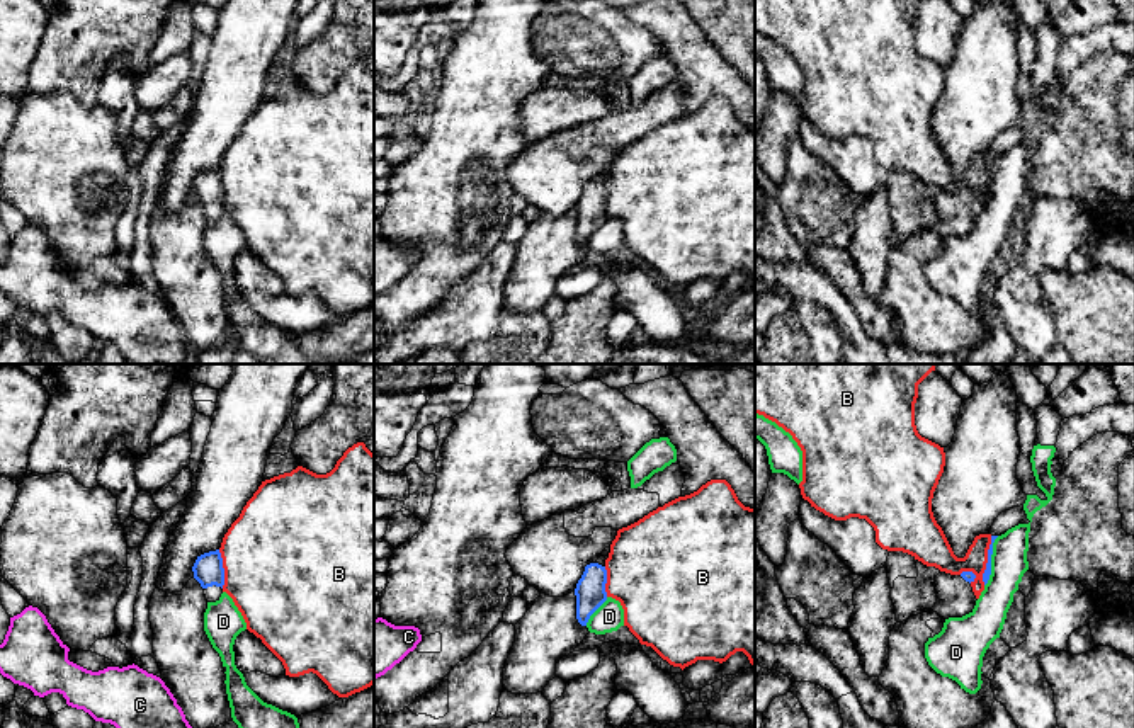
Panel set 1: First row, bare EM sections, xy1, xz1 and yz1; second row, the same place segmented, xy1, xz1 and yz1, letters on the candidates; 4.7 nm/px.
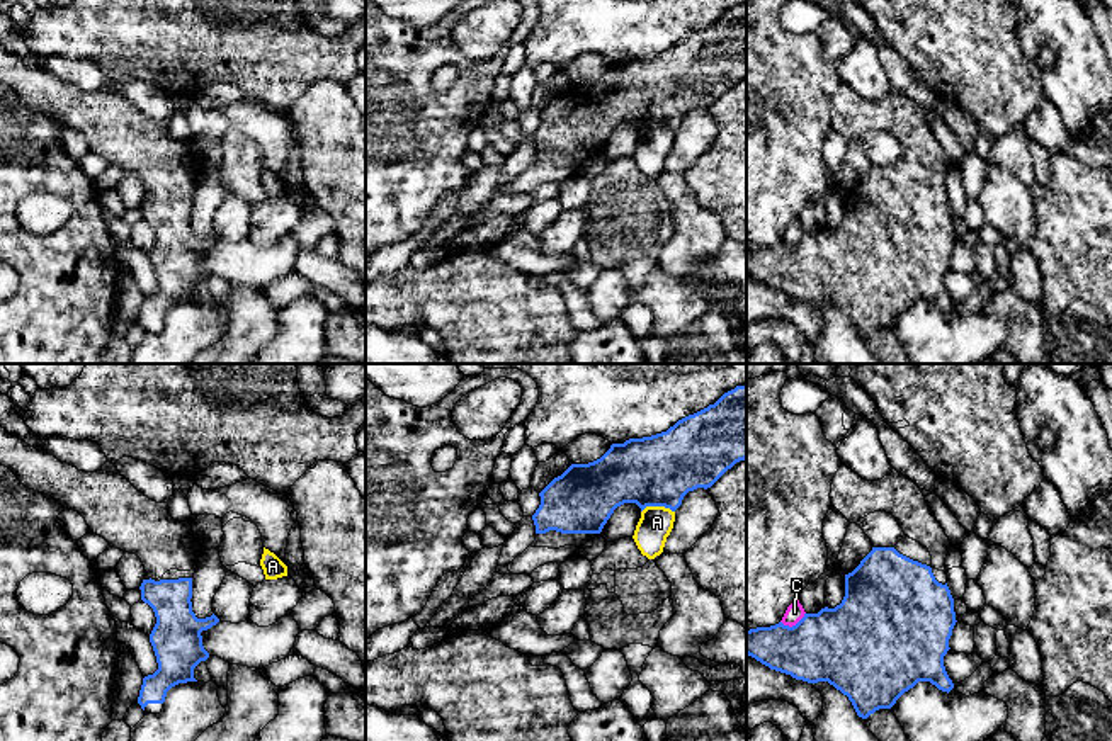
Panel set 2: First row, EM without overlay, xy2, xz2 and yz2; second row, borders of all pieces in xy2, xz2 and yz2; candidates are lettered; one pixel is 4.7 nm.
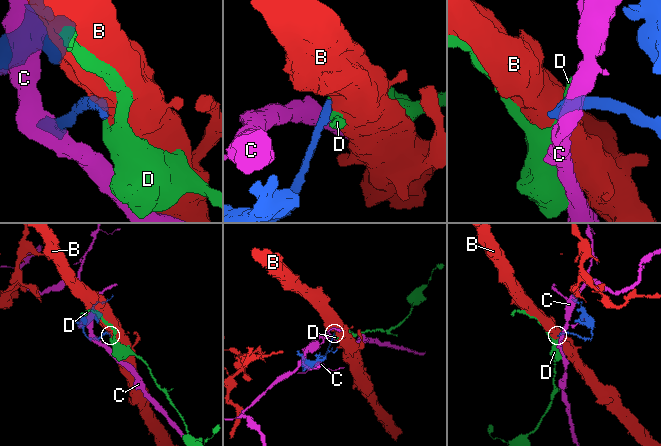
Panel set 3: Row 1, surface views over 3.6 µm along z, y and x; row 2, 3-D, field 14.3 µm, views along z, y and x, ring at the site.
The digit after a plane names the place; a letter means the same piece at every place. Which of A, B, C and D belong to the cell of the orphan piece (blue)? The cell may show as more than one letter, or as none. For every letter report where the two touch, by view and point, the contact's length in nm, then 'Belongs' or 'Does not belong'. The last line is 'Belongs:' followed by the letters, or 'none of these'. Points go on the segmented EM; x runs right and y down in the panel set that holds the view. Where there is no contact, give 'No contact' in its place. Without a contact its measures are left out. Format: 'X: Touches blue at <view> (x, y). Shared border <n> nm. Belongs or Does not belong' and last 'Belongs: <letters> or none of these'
A: Touches blue at xz2 (657, 505). Shared border 160 nm. Does not belong
B: Touches blue at yz1 (988, 560). Shared border 240 nm. Does not belong
C: Touches blue at yz2 (793, 626). Shared border 130 nm. Does not belong
D: Touches blue at yz1 (990, 562). Shared border 240 nm. Does not belong
Belongs: none of these

